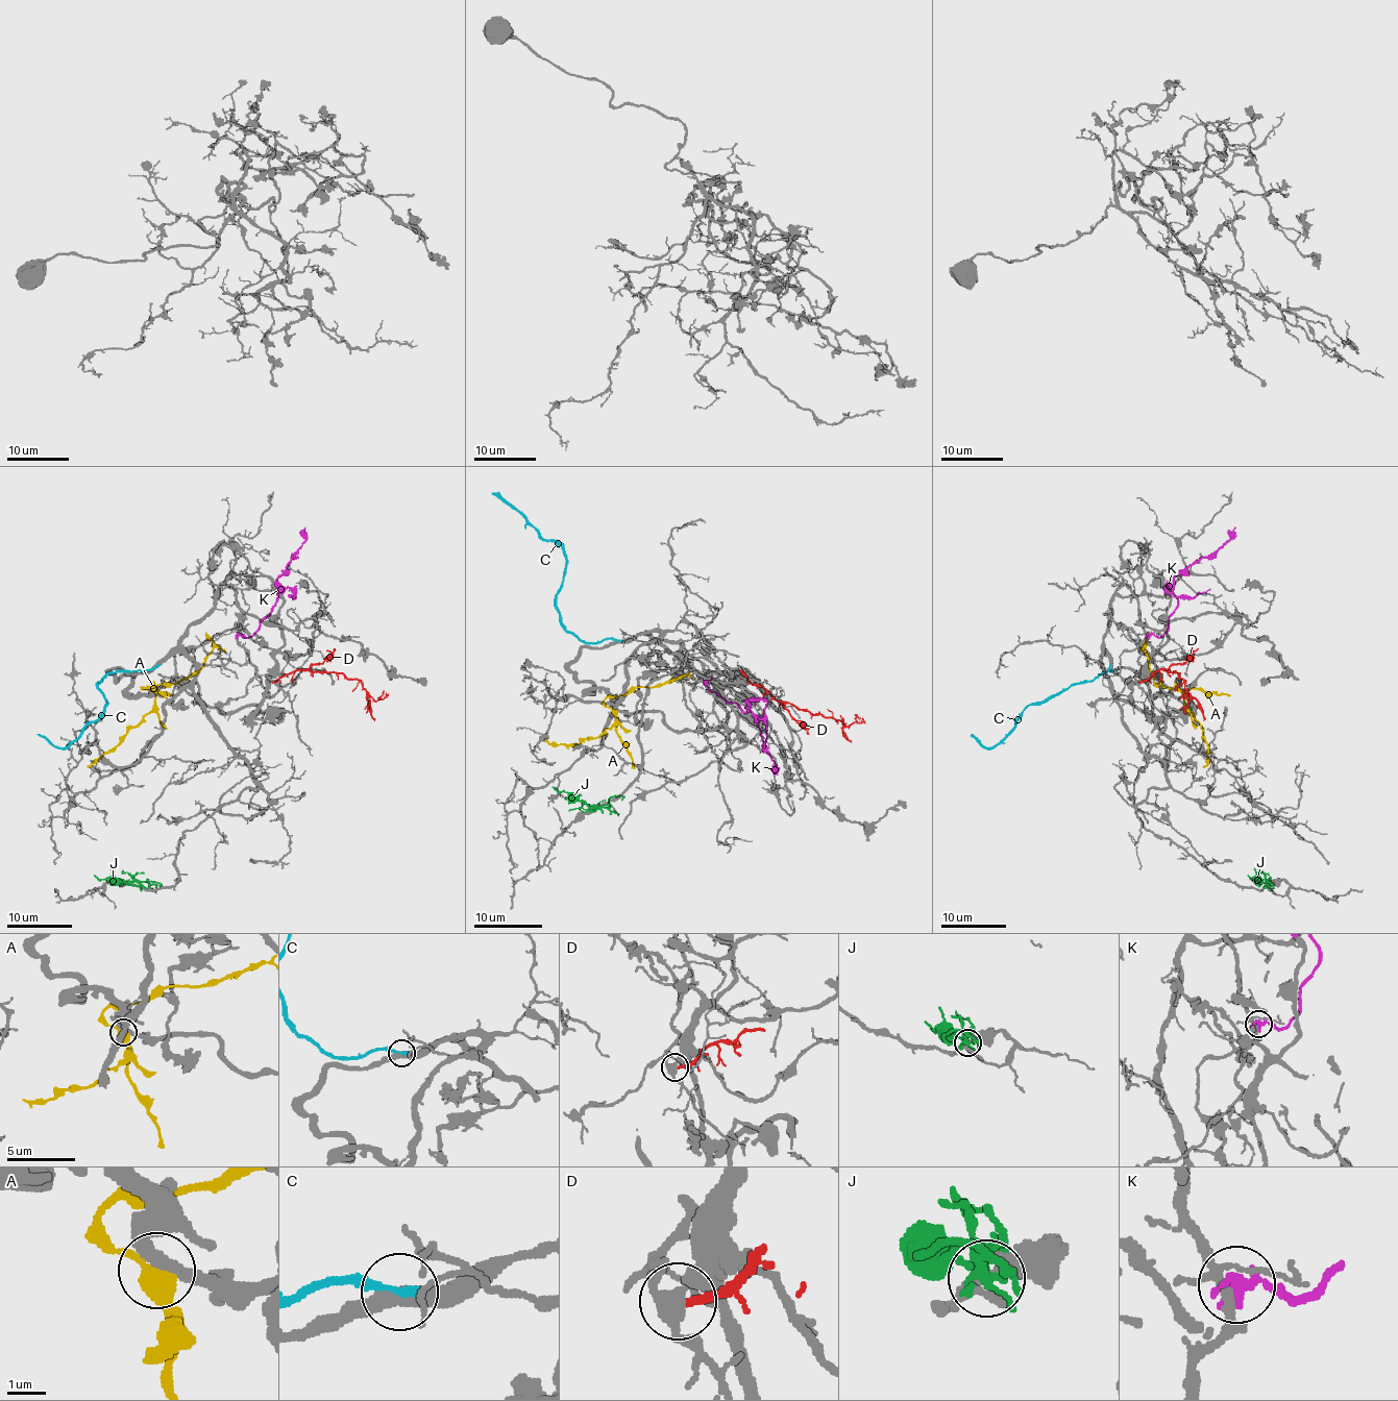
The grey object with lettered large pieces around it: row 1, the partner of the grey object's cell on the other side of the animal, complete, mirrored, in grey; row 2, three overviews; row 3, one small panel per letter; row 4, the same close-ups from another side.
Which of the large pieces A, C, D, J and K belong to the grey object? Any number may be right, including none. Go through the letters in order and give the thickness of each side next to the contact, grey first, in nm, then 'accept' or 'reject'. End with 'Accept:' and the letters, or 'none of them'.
A: 400 nm thick on the grey side, 480 nm on the other; reject
C: 440 nm thick on the grey side, 320 nm on the other; accept
D: 400 nm thick on the grey side, 260 nm on the other; reject
J: 260 nm thick on the grey side, 220 nm on the other; reject
K: 200 nm thick on the grey side, 300 nm on the other; reject
Accept: C

